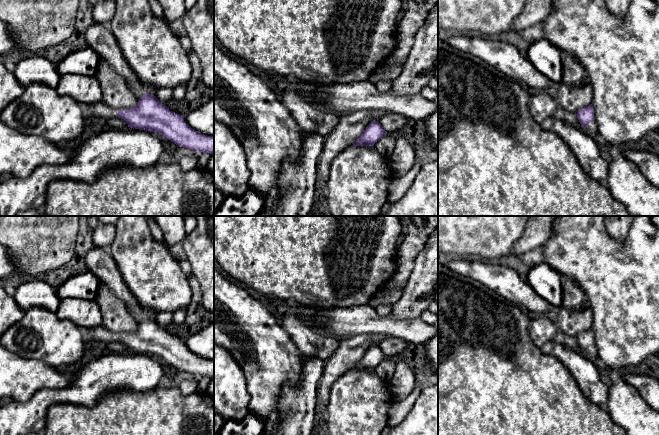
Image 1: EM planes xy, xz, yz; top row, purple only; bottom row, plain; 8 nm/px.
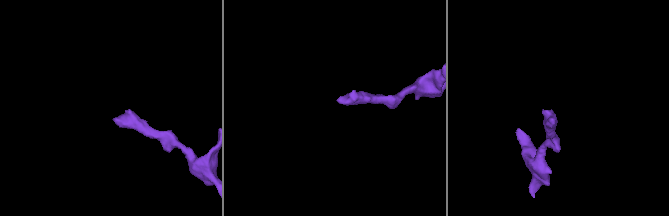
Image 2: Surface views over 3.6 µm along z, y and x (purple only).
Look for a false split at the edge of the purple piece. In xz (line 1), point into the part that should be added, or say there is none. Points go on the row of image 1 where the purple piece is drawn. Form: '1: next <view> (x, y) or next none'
1: next none

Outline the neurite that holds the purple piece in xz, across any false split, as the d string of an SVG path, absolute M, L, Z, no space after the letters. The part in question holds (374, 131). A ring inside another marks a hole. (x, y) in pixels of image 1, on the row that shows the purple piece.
M372 121L353 146L373 146L377 141L384 137L387 132L383 129L379 121Z

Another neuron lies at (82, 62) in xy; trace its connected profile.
M87 47L68 55L56 65L60 76L78 74L95 76L101 57L91 48Z

